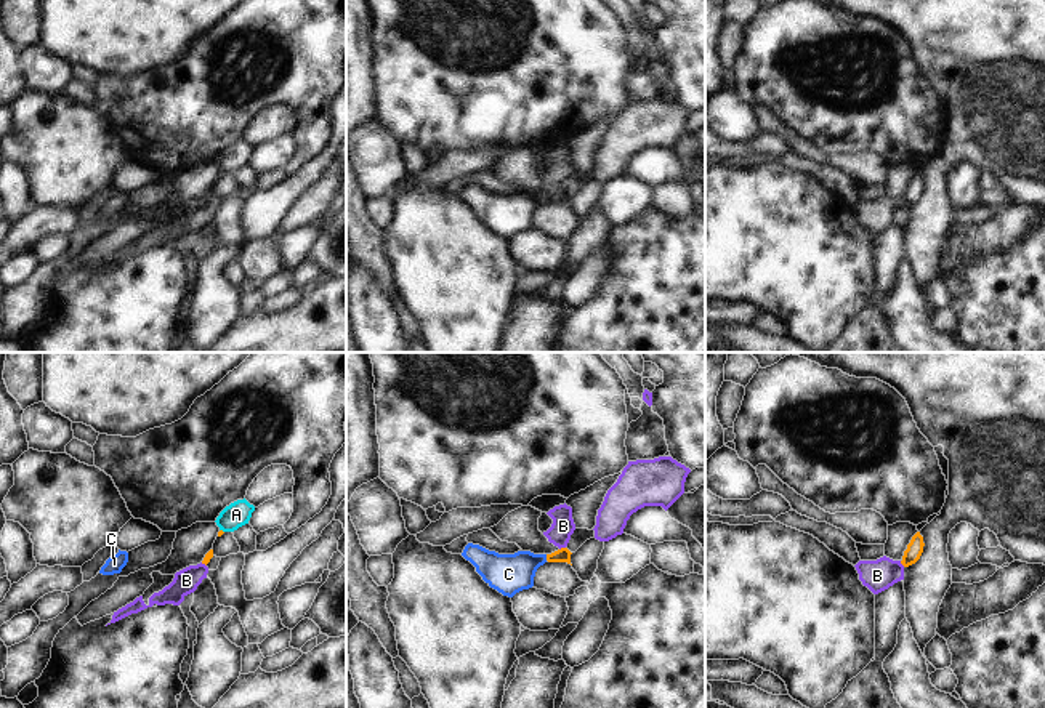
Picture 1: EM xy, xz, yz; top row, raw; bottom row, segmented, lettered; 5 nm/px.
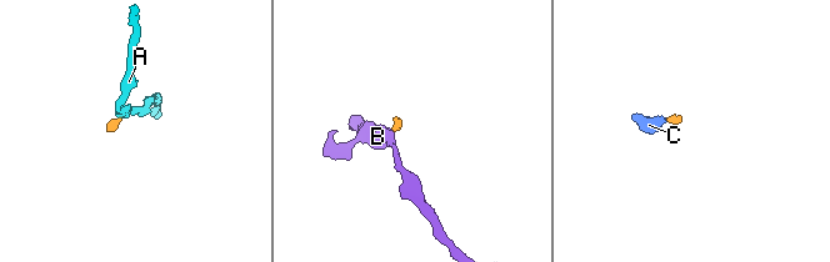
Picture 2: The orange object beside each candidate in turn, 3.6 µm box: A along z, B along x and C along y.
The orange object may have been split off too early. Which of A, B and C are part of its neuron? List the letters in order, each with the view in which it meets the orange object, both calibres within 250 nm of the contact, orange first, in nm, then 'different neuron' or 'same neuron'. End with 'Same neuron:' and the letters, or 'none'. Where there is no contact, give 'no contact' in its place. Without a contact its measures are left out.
A: xy | 20/120 nm | different neuron
B: xz | 70/120 nm | different neuron
C: xz | 70/200 nm | same neuron
Same neuron: C

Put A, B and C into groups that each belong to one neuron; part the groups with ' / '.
A / B / C

